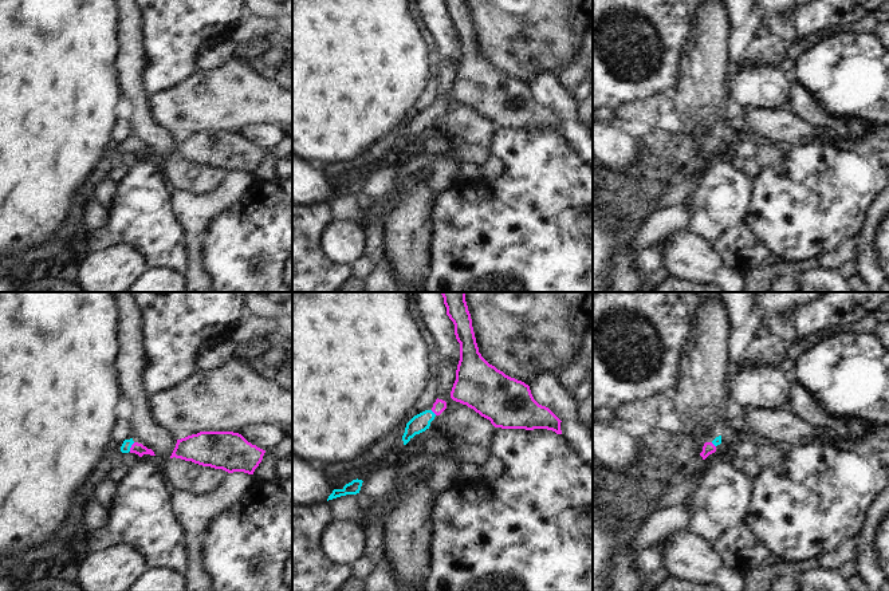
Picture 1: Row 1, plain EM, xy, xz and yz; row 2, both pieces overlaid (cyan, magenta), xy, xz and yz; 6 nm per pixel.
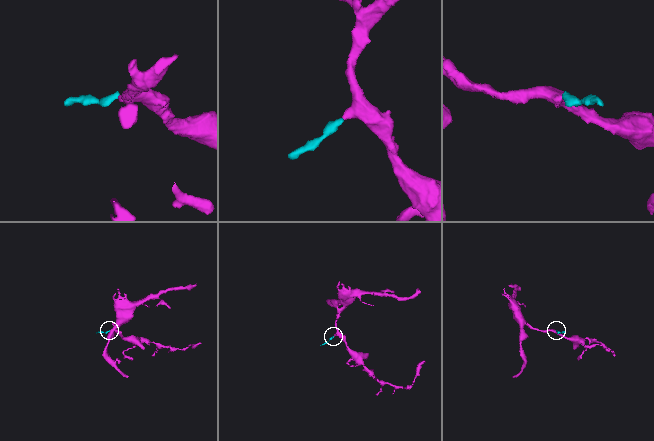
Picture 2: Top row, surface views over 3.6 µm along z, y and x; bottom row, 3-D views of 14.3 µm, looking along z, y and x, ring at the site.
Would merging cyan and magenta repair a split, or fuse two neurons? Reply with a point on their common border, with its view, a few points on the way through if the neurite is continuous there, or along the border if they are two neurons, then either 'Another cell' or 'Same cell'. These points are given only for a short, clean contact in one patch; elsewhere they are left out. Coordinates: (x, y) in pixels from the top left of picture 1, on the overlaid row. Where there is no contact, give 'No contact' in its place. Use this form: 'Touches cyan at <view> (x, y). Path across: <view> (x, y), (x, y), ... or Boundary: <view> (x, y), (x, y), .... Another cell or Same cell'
Touches cyan at xy (130, 446). Path across: xy (126, 445), (130, 446), (140, 449). Same cell.

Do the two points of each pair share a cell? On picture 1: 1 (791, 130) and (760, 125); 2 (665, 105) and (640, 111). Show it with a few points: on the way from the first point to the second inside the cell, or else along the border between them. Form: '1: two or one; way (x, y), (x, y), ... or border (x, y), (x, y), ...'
1: one; way (783, 125), (768, 125)
2: one; way (659, 106), (646, 111)

